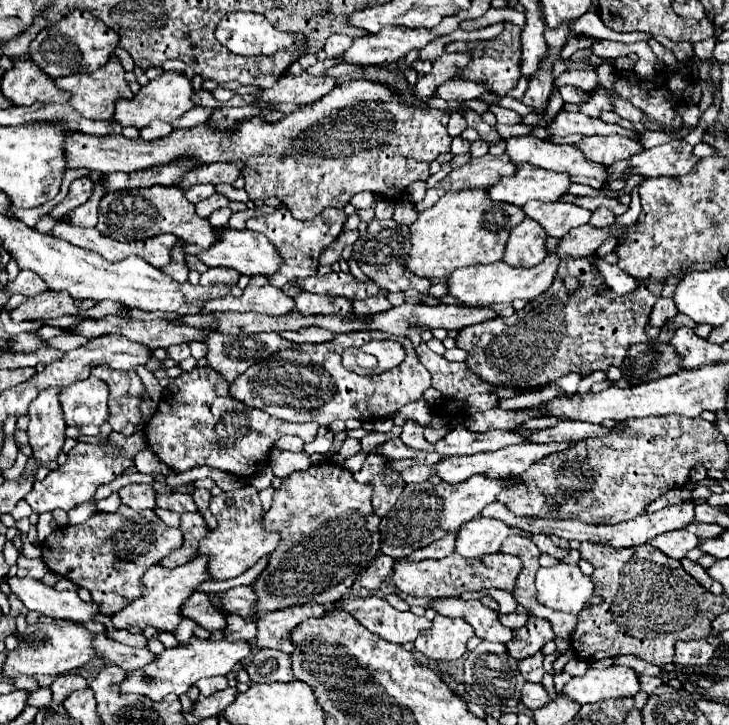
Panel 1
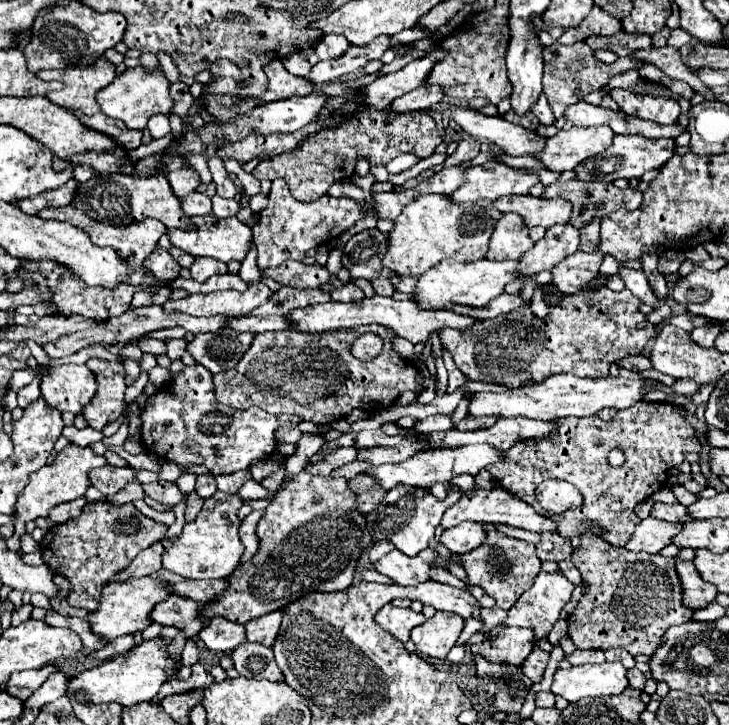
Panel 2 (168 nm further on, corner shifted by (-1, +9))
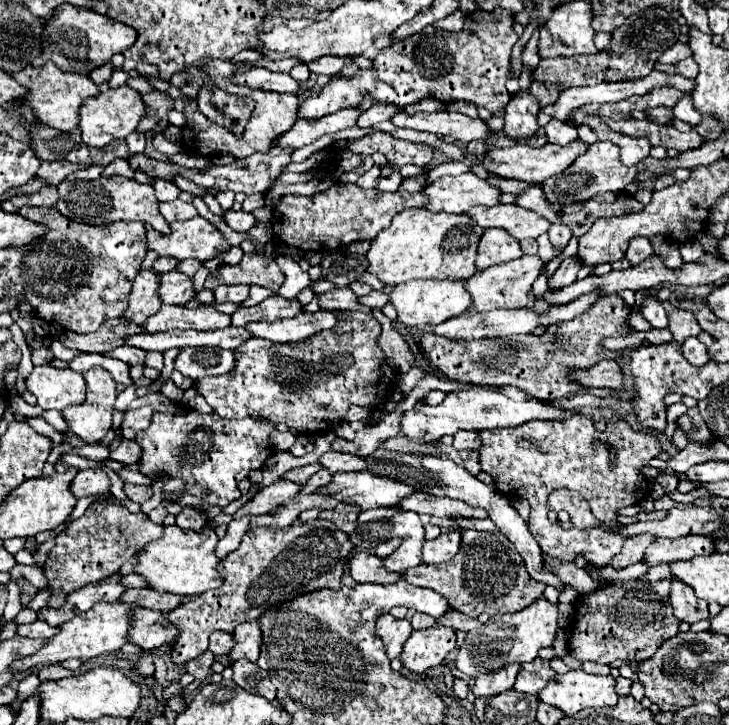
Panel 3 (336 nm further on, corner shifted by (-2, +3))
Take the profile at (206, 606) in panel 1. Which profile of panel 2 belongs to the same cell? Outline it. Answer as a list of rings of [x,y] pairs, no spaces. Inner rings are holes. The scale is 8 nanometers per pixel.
[[[169,596],[167,600],[155,604],[155,608],[151,612],[151,624],[175,626],[187,638],[193,638],[203,630],[199,612],[201,612],[201,604],[195,604],[189,598]]]

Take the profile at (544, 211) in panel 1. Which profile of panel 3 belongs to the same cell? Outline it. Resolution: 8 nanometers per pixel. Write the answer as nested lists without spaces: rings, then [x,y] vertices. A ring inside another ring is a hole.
[[[500,204],[500,206],[476,206],[476,210],[468,210],[472,220],[482,228],[504,228],[516,240],[538,238],[550,228],[550,222],[532,210],[526,210],[516,204]]]

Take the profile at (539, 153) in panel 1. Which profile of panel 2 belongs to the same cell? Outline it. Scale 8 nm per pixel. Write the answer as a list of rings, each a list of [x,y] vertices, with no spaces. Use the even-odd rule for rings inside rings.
[[[455,110],[451,120],[455,120],[465,134],[497,144],[511,156],[533,154],[545,146],[545,138],[537,136],[533,130],[525,130],[499,116],[483,116],[475,110]]]

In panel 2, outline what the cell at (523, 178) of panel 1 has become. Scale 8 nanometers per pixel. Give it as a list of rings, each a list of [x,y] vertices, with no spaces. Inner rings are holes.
[[[487,162],[467,168],[465,180],[467,182],[463,184],[463,188],[457,188],[449,196],[453,204],[463,204],[479,198],[497,200],[511,194],[529,194],[529,188],[539,182],[537,176],[527,174],[525,170],[503,166],[499,162]]]

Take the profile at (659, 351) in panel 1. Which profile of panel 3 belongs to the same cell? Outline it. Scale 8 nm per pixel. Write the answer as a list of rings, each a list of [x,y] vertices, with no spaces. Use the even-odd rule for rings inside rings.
[[[602,360],[596,366],[574,374],[576,382],[592,388],[618,388],[622,386],[622,370],[614,360]]]

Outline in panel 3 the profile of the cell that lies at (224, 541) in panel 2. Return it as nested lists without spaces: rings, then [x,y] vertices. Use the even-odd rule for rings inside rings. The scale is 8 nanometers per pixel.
[[[208,522],[202,530],[182,530],[178,526],[166,526],[164,536],[156,542],[150,542],[140,552],[140,564],[136,572],[142,574],[152,590],[174,592],[182,596],[202,594],[206,590],[218,588],[224,584],[224,578],[218,574],[218,564],[222,562],[216,556],[216,528]]]

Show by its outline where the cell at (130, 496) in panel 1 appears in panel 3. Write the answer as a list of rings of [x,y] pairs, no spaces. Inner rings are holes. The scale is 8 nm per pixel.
[[[88,468],[80,470],[72,482],[72,490],[76,498],[82,496],[98,496],[98,494],[110,494],[110,480],[106,478],[104,470]]]

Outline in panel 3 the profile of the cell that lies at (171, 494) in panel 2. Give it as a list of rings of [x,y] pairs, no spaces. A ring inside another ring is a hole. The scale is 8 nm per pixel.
[[[128,484],[128,486],[124,486],[124,492],[128,494],[128,498],[130,498],[132,502],[144,504],[144,502],[152,496],[152,486],[136,486],[136,484]]]

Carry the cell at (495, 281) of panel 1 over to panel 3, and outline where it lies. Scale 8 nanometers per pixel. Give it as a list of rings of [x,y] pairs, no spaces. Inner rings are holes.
[[[412,280],[406,284],[398,284],[390,292],[390,302],[398,310],[398,320],[406,326],[424,326],[424,324],[440,324],[448,318],[464,314],[472,306],[472,296],[466,290],[466,282],[462,280]]]

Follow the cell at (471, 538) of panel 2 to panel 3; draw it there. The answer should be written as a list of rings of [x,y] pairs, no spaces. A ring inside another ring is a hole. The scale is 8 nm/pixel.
[[[446,532],[434,540],[424,542],[422,562],[424,564],[440,564],[440,562],[452,560],[460,550],[460,538],[462,538],[460,532]]]

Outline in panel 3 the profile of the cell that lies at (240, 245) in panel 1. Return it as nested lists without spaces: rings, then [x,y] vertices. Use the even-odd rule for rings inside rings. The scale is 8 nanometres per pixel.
[[[202,216],[186,222],[174,222],[170,228],[172,232],[164,236],[152,230],[152,226],[146,226],[148,248],[156,250],[160,256],[172,256],[178,260],[196,258],[200,262],[212,260],[230,250],[230,244],[222,232]]]

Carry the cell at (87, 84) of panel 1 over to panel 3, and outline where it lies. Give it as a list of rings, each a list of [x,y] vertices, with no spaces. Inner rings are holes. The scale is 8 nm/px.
[[[46,62],[40,68],[28,66],[22,72],[14,74],[14,78],[30,90],[24,96],[24,102],[32,110],[36,110],[36,116],[40,118],[40,122],[50,126],[50,128],[62,130],[62,132],[74,130],[80,124],[80,106],[82,106],[82,102],[88,96],[96,96],[100,92],[98,86],[92,82],[92,78],[88,74],[64,74],[56,66],[52,66],[52,62]]]

